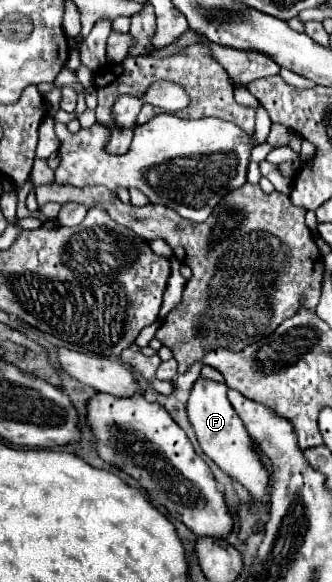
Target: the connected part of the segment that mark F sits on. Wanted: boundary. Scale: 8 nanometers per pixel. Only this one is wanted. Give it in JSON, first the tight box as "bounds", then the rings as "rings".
{"bounds":[187,375,269,501],"rings":[[[201,375],[191,389],[191,397],[187,401],[187,413],[205,455],[211,457],[229,477],[237,479],[255,499],[267,501],[269,475],[251,447],[251,437],[245,431],[245,425],[241,423],[227,398],[227,385],[205,379]]]}

